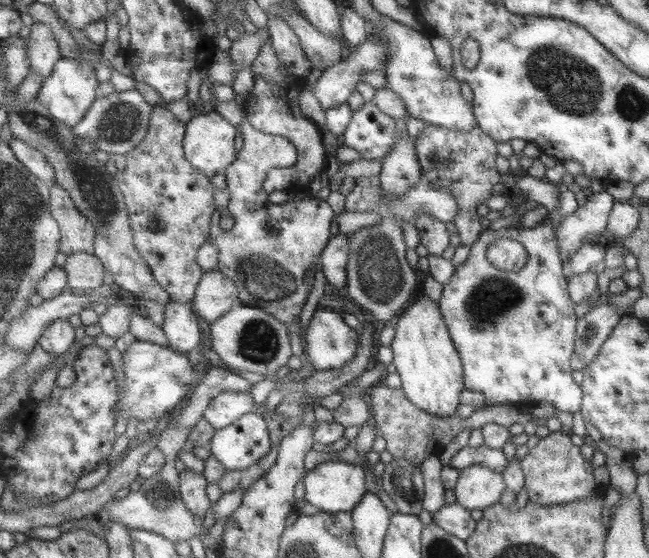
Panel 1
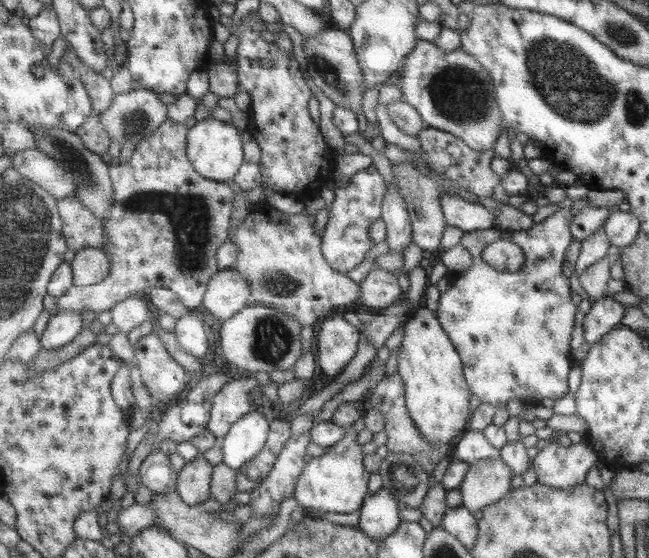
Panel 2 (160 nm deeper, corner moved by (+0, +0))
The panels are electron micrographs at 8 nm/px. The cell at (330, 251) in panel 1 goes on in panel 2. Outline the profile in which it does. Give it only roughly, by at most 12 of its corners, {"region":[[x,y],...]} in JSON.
{"region":[[373,165],[335,183],[320,246],[335,272],[374,242],[384,180]]}

